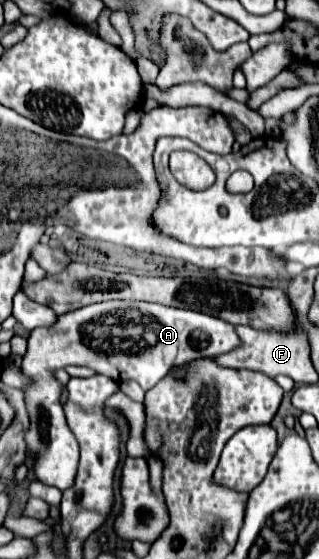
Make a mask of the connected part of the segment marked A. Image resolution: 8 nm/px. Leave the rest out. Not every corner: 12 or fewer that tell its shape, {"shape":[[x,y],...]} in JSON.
{"shape":[[123,299],[33,329],[21,365],[37,481],[79,461],[55,371],[151,379],[237,345],[223,319]]}

